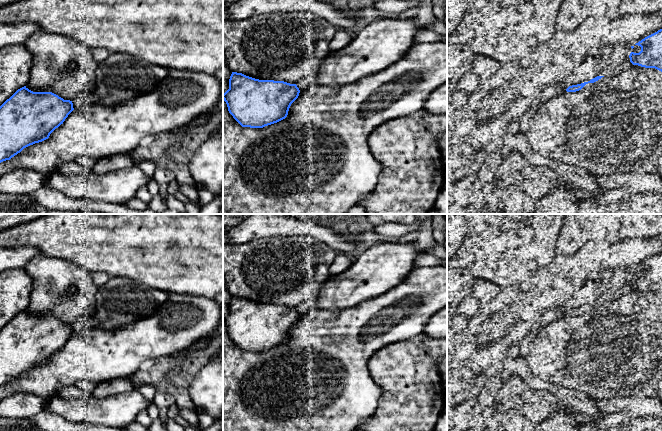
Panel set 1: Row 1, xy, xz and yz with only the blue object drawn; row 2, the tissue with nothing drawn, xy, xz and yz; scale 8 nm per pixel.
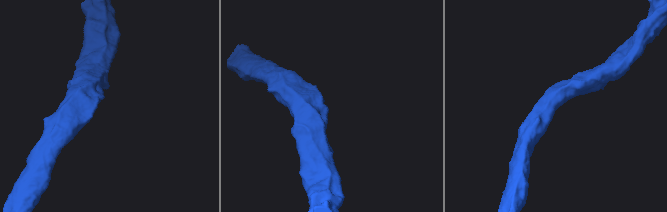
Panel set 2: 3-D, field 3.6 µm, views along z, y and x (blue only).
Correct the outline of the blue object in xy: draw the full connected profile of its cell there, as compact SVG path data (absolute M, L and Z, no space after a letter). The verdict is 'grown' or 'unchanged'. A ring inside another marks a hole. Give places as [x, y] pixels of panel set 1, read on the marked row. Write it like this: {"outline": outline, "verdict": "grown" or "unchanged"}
{"outline": "M26 86L18 89L0 106L0 163L10 160L24 148L48 139L73 110L72 101L52 92L33 92Z", "verdict": "unchanged"}

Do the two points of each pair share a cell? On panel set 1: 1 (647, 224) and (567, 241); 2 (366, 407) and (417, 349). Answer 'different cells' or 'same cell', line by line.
1: same cell
2: different cells

